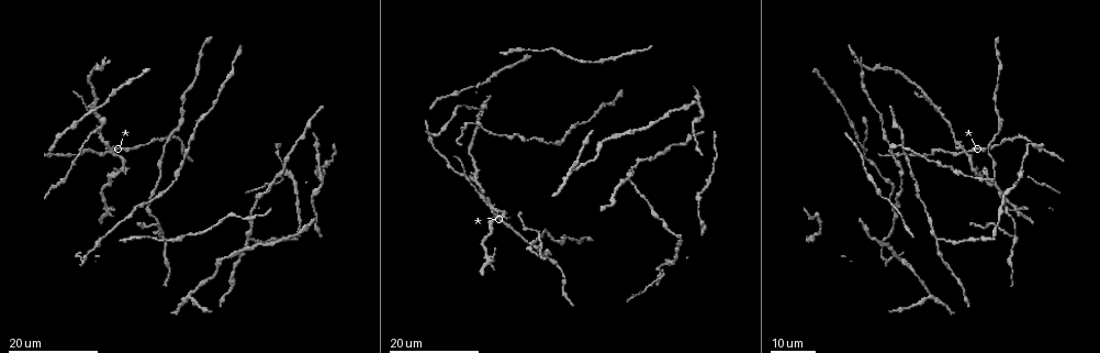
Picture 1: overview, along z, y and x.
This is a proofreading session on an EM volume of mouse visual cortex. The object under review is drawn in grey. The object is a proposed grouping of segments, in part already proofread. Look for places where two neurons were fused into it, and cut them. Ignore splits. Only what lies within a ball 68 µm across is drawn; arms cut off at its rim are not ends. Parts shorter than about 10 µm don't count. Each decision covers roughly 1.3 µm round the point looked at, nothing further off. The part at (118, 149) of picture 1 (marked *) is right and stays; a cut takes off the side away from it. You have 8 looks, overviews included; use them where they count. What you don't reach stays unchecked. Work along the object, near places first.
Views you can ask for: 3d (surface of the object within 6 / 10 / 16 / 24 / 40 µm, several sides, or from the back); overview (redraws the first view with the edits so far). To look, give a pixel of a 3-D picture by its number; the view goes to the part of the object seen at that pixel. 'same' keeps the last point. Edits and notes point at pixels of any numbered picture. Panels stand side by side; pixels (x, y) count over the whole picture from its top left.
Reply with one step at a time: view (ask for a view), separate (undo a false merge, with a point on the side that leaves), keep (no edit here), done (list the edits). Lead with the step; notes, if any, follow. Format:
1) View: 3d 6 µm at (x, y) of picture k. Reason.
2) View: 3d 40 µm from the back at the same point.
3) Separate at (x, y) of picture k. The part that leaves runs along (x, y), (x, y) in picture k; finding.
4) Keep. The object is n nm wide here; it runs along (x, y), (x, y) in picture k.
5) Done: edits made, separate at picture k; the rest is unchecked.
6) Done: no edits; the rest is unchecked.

View: 3d 24 µm at (459, 172) of picture 1. Thick turns thin.

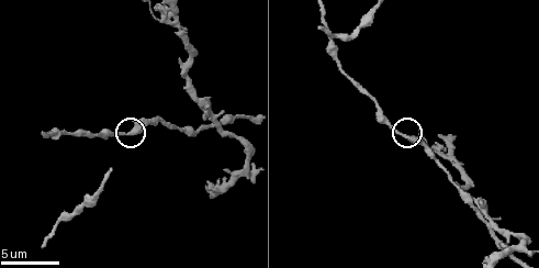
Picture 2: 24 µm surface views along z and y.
View: 3d 10 µm at (131, 132) of picture 2.

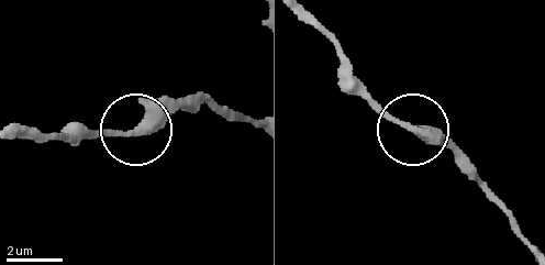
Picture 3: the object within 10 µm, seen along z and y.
Keep. It runs along (526, 241), (449, 148), (392, 120), (345, 73) in picture 3; all the same neuron.

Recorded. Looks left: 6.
View: 3d 16 µm at (935, 240) of picture 1. Three-way junction.

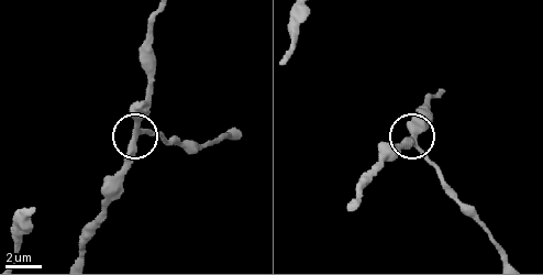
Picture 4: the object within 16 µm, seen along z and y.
View: 3d 6 µm at (136, 130) of picture 4.

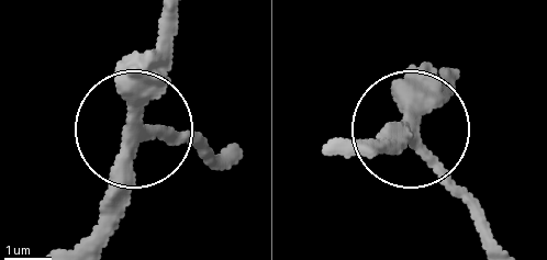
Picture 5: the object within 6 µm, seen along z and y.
View: 3d 6 µm from the back at (133, 133) of picture 5.

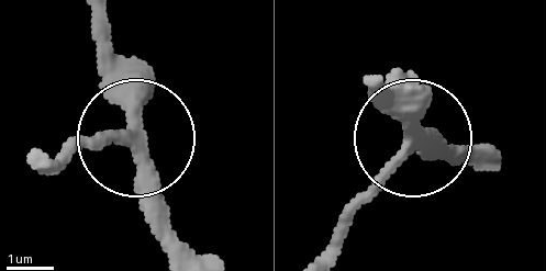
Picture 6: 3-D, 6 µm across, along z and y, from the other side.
Keep. The side arm is 40 µm long; one neuron here.

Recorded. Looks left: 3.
View: 3d 24 µm at (543, 257) of picture 1. Branch point.

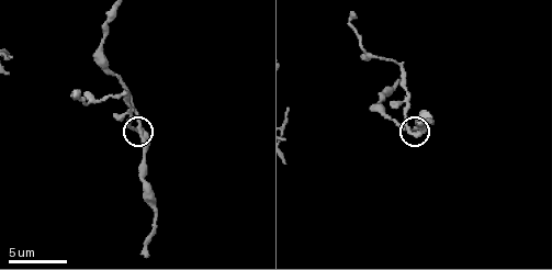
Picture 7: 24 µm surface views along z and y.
View: 3d 6 µm at (409, 132) of picture 7.

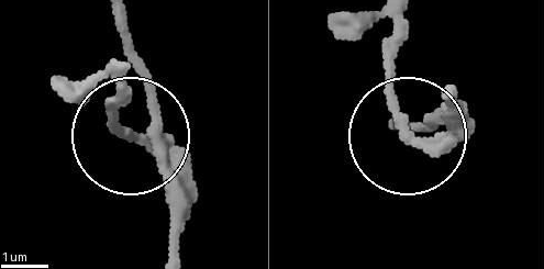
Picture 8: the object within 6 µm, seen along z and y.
Keep. The object is 240 nm wide here; it runs along (117, 21), (153, 115), (136, 138), (121, 123), (121, 79) in picture 8; continuous, no second neuron.

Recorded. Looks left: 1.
Done: no edits; the rest is unchecked.

